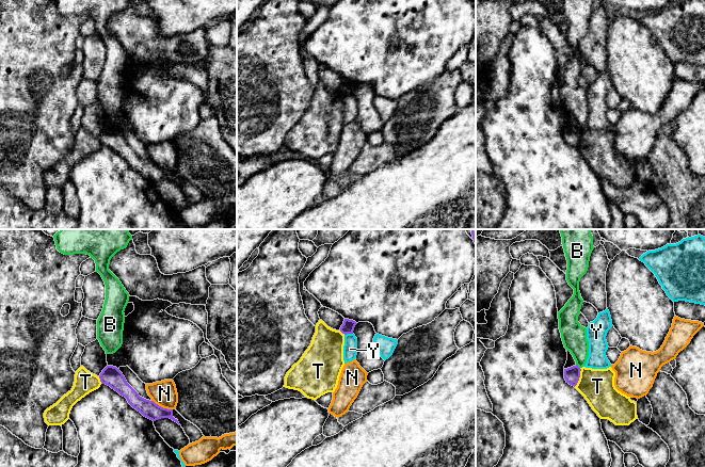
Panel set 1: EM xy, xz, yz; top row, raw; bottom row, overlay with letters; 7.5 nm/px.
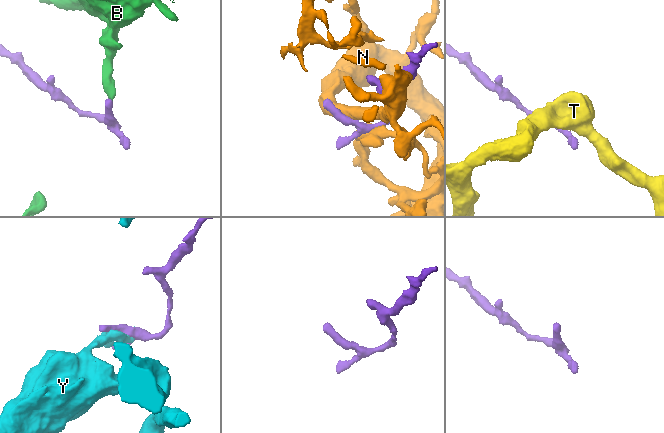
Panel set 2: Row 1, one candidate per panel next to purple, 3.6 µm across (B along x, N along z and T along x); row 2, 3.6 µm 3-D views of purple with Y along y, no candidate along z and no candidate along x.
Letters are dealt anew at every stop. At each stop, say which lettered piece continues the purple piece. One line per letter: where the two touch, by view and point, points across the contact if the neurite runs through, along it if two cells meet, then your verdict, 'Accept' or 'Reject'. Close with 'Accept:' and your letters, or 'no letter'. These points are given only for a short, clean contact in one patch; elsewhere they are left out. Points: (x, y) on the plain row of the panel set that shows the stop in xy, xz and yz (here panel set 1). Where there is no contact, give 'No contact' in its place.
B: Touches purple at yz (577, 127). Boundary: yz (576, 125), (579, 129). Reject
N: Touches purple at xy (162, 168). Reject
T: Touches purple at yz (579, 138). Boundary: yz (580, 129), (579, 141), (574, 147). Reject
Y: Touches purple at xz (348, 94). Reject
Accept: no letter

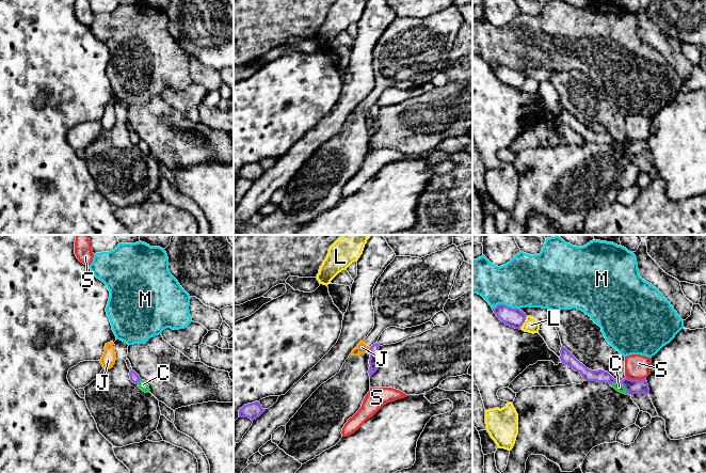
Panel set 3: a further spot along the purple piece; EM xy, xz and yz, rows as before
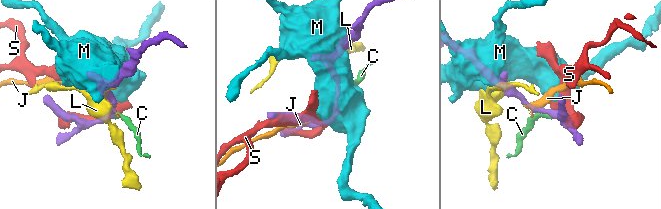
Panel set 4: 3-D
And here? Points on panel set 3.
C: Touches purple at yz (620, 143). Boundary: yz (609, 144), (620, 143), (628, 154). Reject
J: Touches purple at xz (369, 111). Boundary: xz (370, 108), (368, 113). Reject
L: Touches purple at yz (524, 82). Boundary: yz (527, 77), (519, 90). Reject
M: Touches purple at yz (506, 66). Reject
S: Touches purple at yz (636, 141). Reject
Accept: no letter

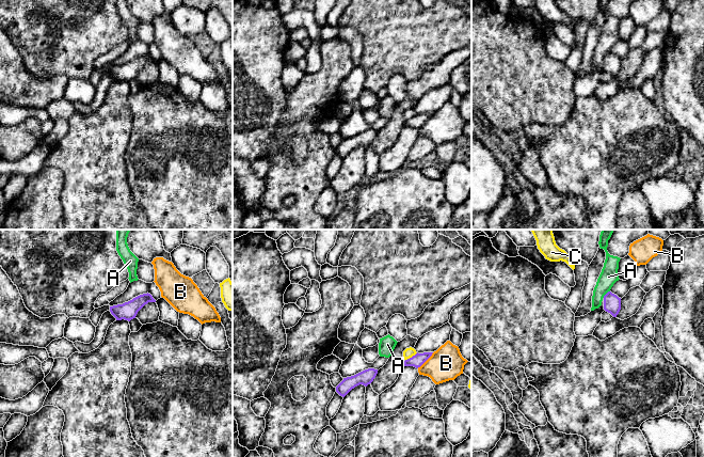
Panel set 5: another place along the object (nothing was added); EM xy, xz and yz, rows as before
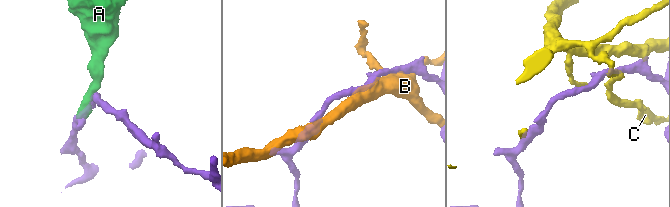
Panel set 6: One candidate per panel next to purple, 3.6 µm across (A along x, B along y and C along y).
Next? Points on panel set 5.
A: Touches purple at yz (606, 54). Boundary: yz (609, 51), (603, 58). Reject
B: Touches purple at xz (425, 122). Reject
C: Touches purple at xz (412, 117). Boundary: xz (417, 113), (405, 121). Reject
Accept: no letter

